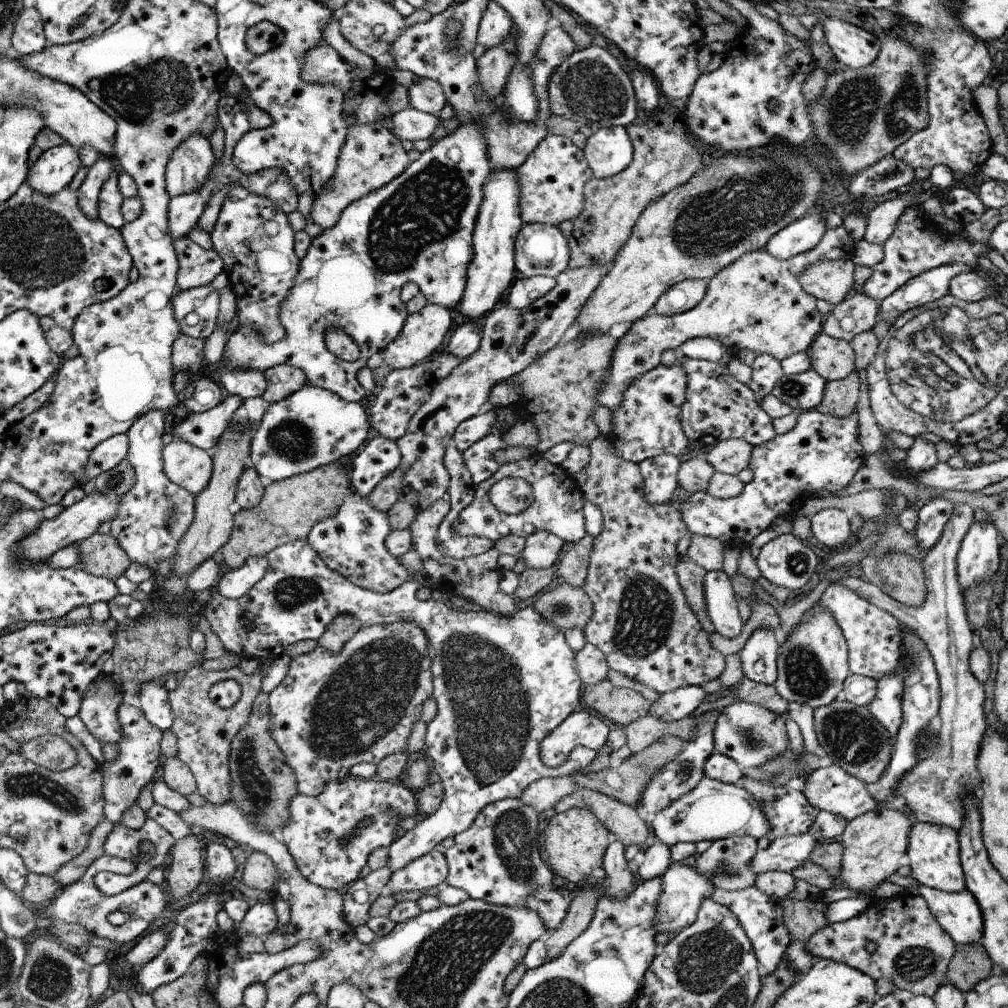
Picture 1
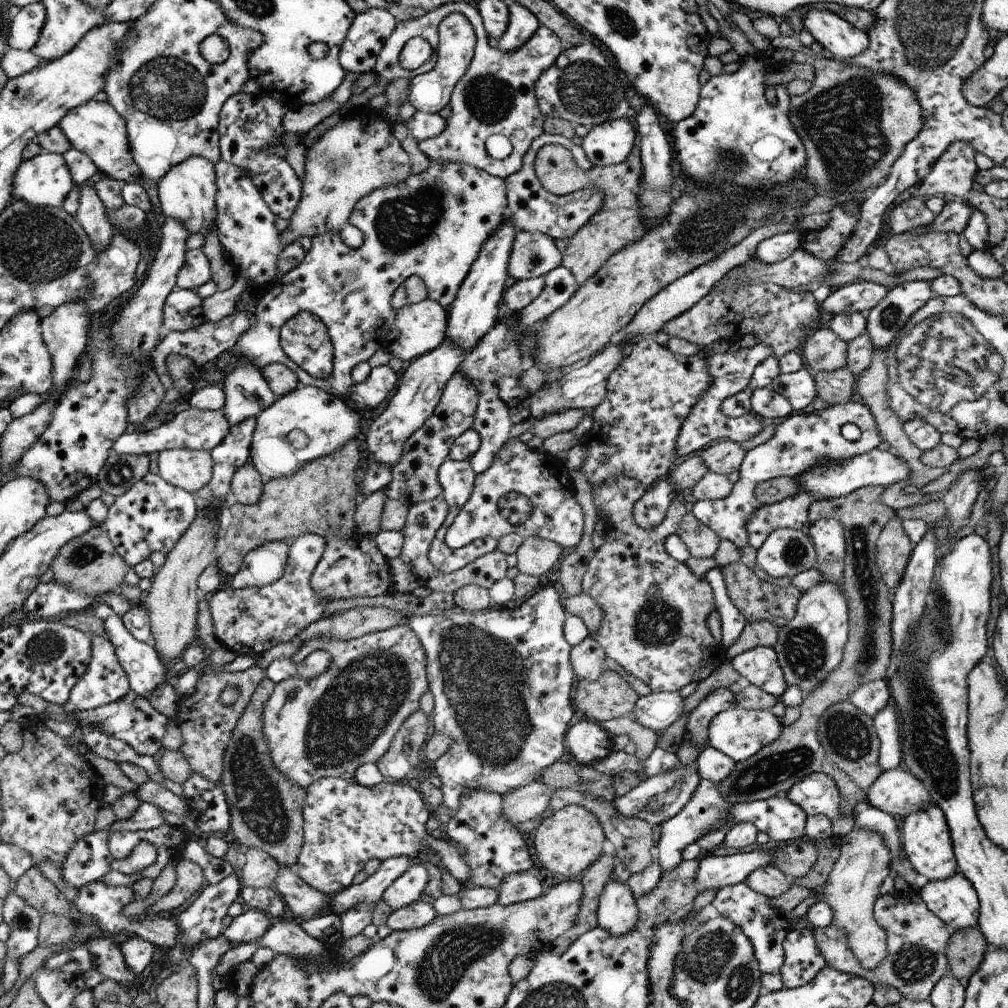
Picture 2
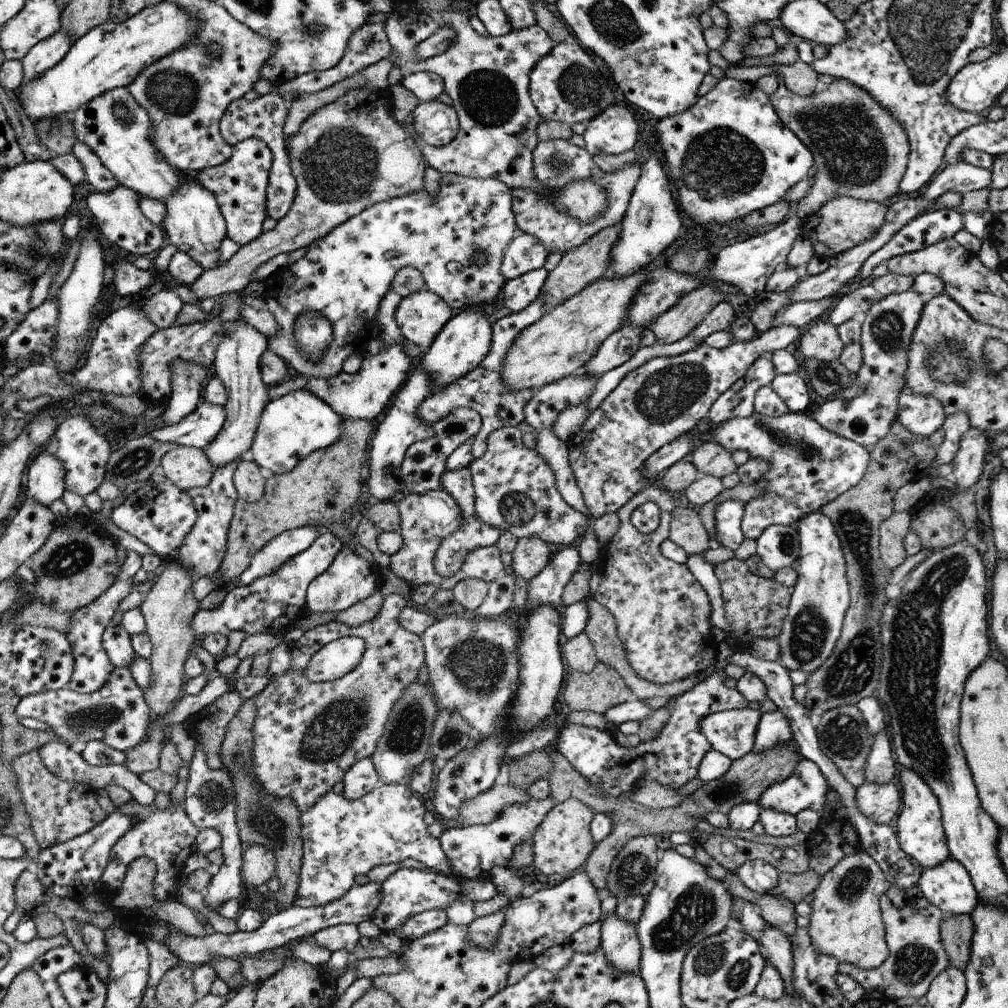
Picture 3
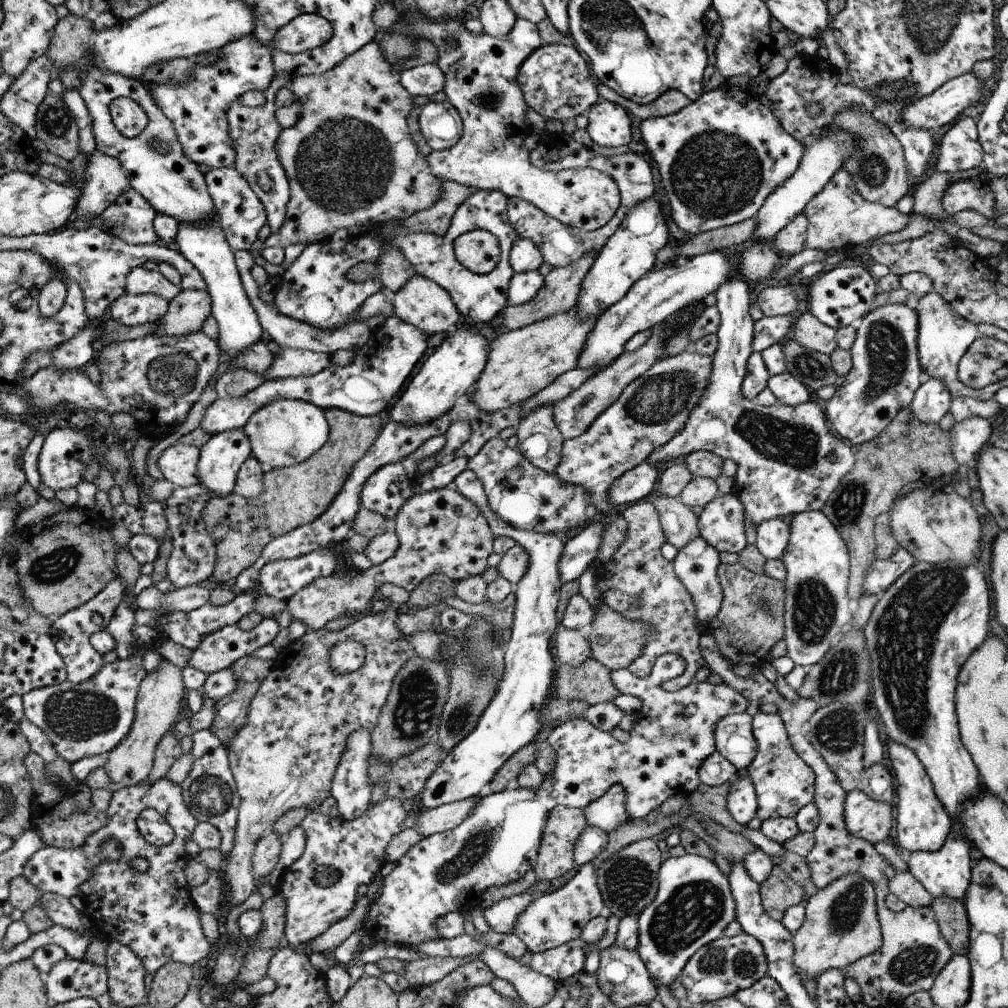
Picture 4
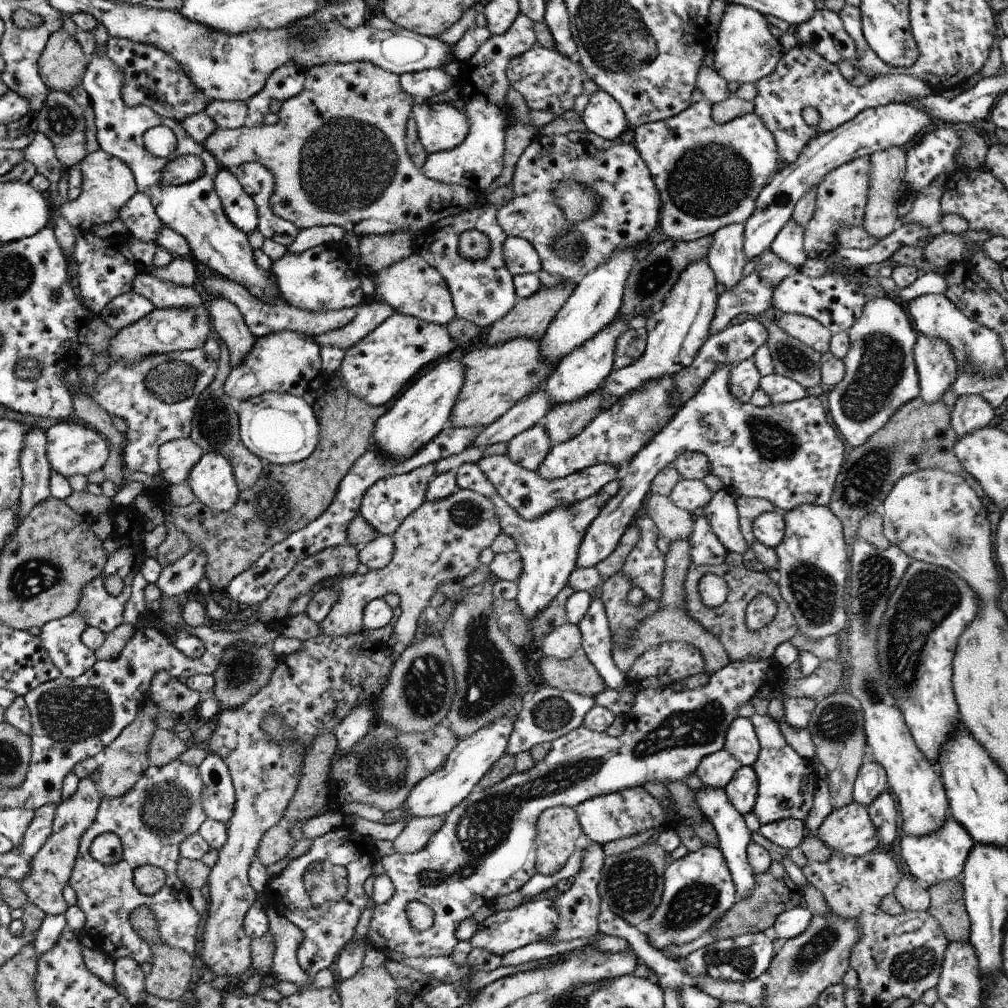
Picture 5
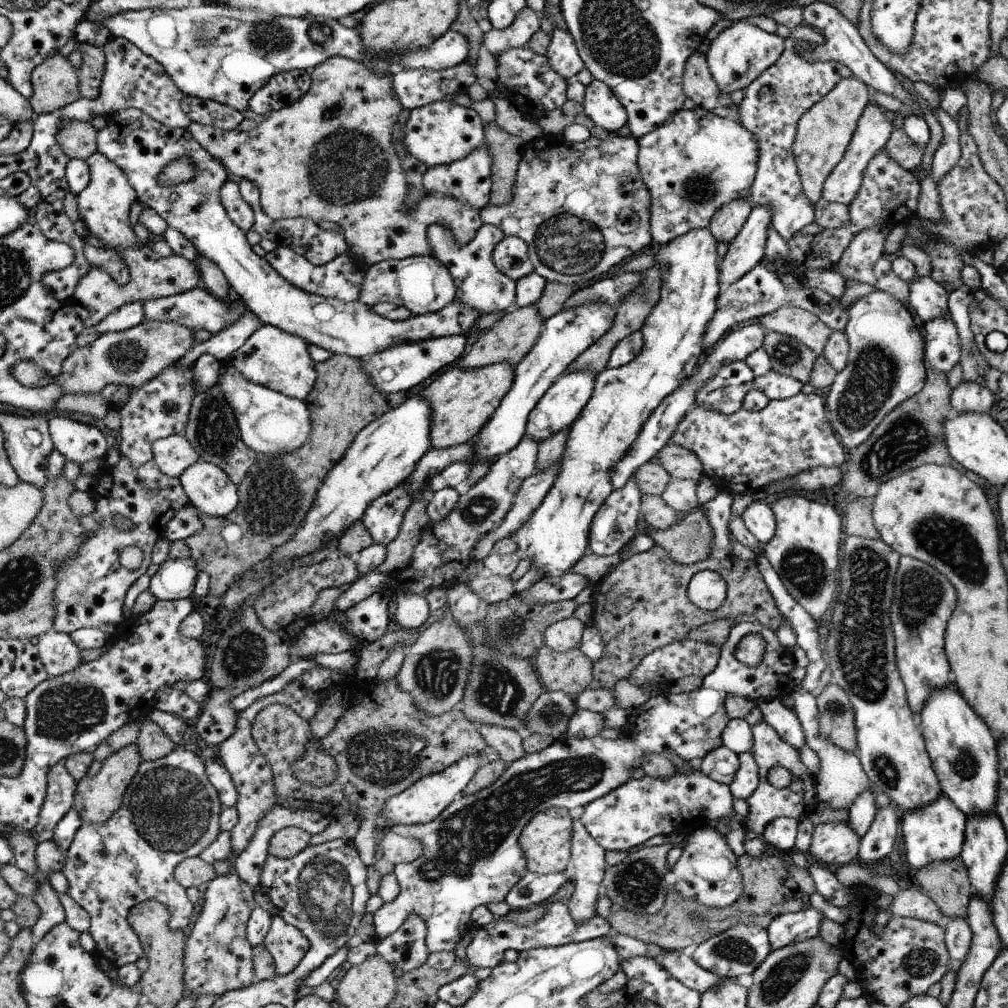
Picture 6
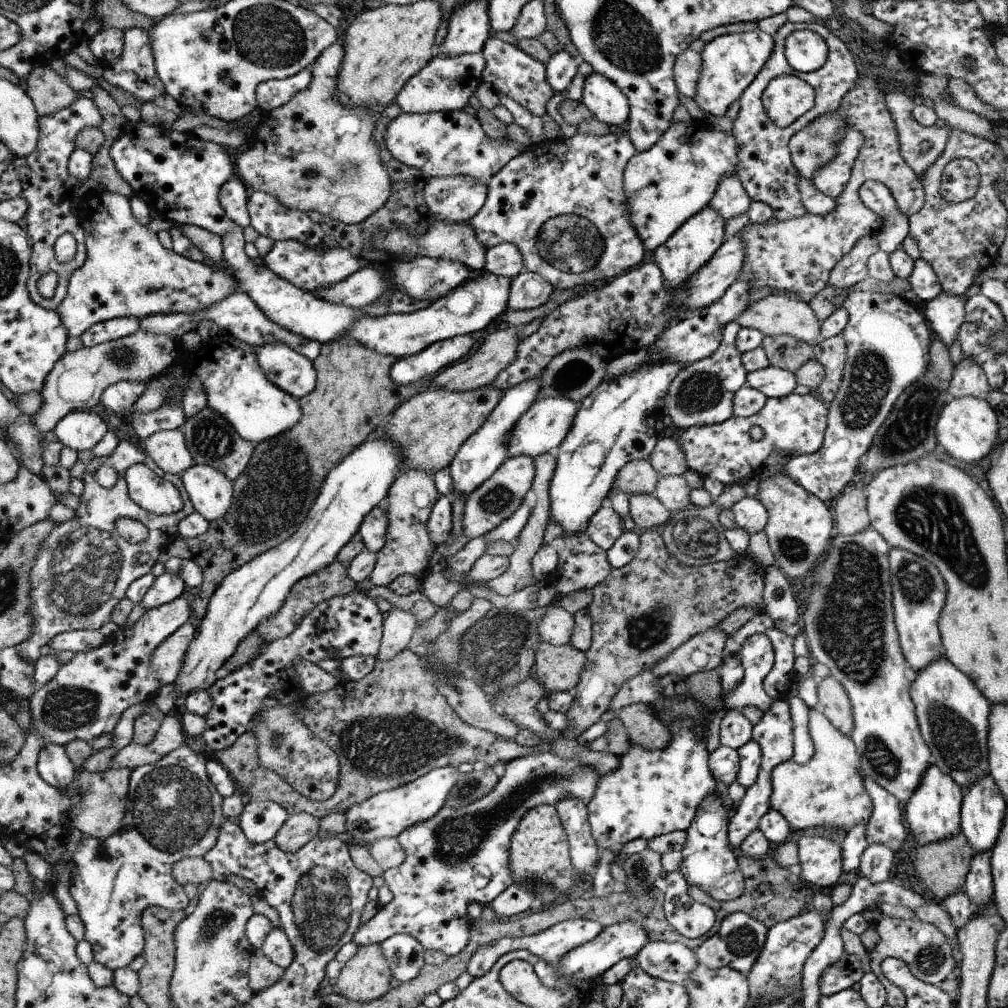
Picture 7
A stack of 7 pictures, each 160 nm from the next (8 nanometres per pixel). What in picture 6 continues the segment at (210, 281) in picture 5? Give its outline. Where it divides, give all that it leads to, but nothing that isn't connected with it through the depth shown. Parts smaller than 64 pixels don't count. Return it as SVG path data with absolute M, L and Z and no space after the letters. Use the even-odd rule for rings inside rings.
M247 310L243 318L230 325L227 330L212 335L205 342L194 345L184 358L175 363L175 366L178 369L188 369L203 354L211 354L219 362L232 358L233 352L236 352L248 340L248 337L262 326L262 322L250 310Z

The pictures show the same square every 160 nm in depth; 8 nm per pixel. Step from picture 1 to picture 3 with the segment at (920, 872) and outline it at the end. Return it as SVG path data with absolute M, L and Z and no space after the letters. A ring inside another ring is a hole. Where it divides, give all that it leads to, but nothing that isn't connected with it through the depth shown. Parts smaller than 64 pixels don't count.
M900 766L896 782L900 787L902 799L901 809L893 823L899 845L924 869L938 866L951 857L938 799L922 776L909 768Z

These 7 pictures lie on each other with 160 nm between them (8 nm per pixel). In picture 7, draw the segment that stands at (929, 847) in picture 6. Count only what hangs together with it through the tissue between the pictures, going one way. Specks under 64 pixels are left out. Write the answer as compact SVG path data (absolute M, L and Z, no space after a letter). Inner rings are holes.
M933 762L923 774L923 779L914 794L907 800L904 821L918 845L936 843L961 831L961 802L963 788Z

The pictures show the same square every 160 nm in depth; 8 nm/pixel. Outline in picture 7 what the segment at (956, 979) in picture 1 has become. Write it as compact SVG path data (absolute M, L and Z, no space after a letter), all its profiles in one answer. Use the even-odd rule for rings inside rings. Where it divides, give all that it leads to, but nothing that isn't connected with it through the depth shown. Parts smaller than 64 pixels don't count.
M960 831L918 850L916 870L924 884L938 896L951 895L963 888L975 850Z

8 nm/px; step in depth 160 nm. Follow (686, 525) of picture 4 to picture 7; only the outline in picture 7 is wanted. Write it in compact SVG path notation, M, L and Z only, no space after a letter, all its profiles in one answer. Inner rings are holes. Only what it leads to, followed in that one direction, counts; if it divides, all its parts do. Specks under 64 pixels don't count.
M654 494L630 495L629 513L640 532L661 529L672 515Z

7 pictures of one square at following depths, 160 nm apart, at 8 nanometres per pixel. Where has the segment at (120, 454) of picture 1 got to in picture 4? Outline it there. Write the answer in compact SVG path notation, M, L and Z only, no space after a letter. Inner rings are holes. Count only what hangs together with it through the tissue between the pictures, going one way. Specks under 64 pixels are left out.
M392 314L386 318L380 328L374 328L370 338L357 351L351 363L346 366L331 364L318 374L305 377L279 378L266 381L257 389L239 399L216 399L206 410L200 427L212 434L243 428L248 419L265 404L278 399L300 399L310 404L315 404L323 410L337 408L360 416L374 416L382 414L382 410L388 410L395 402L396 394L403 390L406 382L412 376L412 370L423 358L428 343L428 336L422 329L413 324L399 319ZM375 336L384 336L382 342L378 342Z

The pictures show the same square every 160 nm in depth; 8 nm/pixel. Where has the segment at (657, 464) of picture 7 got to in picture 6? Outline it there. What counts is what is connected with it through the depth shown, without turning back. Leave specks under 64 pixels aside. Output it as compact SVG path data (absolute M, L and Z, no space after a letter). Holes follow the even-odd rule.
M666 443L656 455L656 460L664 467L672 479L698 479L704 477L702 463L693 451L672 443Z

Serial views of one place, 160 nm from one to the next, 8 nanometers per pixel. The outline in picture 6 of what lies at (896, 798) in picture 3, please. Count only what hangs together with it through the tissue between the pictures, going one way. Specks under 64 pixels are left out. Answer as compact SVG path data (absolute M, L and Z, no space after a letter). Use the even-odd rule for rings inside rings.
M826 823L814 827L808 853L818 864L841 867L856 860L861 838L844 823Z

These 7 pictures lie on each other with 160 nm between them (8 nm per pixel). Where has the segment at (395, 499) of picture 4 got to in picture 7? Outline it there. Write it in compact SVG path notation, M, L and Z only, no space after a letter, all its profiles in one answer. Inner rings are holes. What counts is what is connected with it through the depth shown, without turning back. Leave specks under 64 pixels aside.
M384 498L377 507L369 512L359 531L365 548L375 555L385 545L387 539L389 514L386 509L387 500Z

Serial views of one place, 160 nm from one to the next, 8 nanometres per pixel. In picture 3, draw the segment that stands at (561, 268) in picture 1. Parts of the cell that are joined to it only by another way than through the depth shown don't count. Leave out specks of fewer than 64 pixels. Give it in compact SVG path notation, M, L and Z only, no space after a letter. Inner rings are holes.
M519 232L504 251L502 274L509 281L541 269L548 255L546 247L535 236Z

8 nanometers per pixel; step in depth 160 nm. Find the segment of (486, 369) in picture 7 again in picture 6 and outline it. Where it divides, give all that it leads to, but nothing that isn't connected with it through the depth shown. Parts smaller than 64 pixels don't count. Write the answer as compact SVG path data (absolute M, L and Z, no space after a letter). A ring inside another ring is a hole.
M536 305L514 307L504 317L487 329L485 334L470 348L470 352L458 362L460 369L479 369L496 363L510 363L514 367L530 352L543 329L544 320L540 318Z

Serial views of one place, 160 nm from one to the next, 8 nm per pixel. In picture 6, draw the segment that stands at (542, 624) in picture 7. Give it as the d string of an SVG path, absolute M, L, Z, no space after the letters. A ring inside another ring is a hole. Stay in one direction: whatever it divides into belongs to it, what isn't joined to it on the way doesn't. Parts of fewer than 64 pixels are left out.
M578 616L559 620L546 629L545 645L556 652L566 652L578 647L585 627Z

